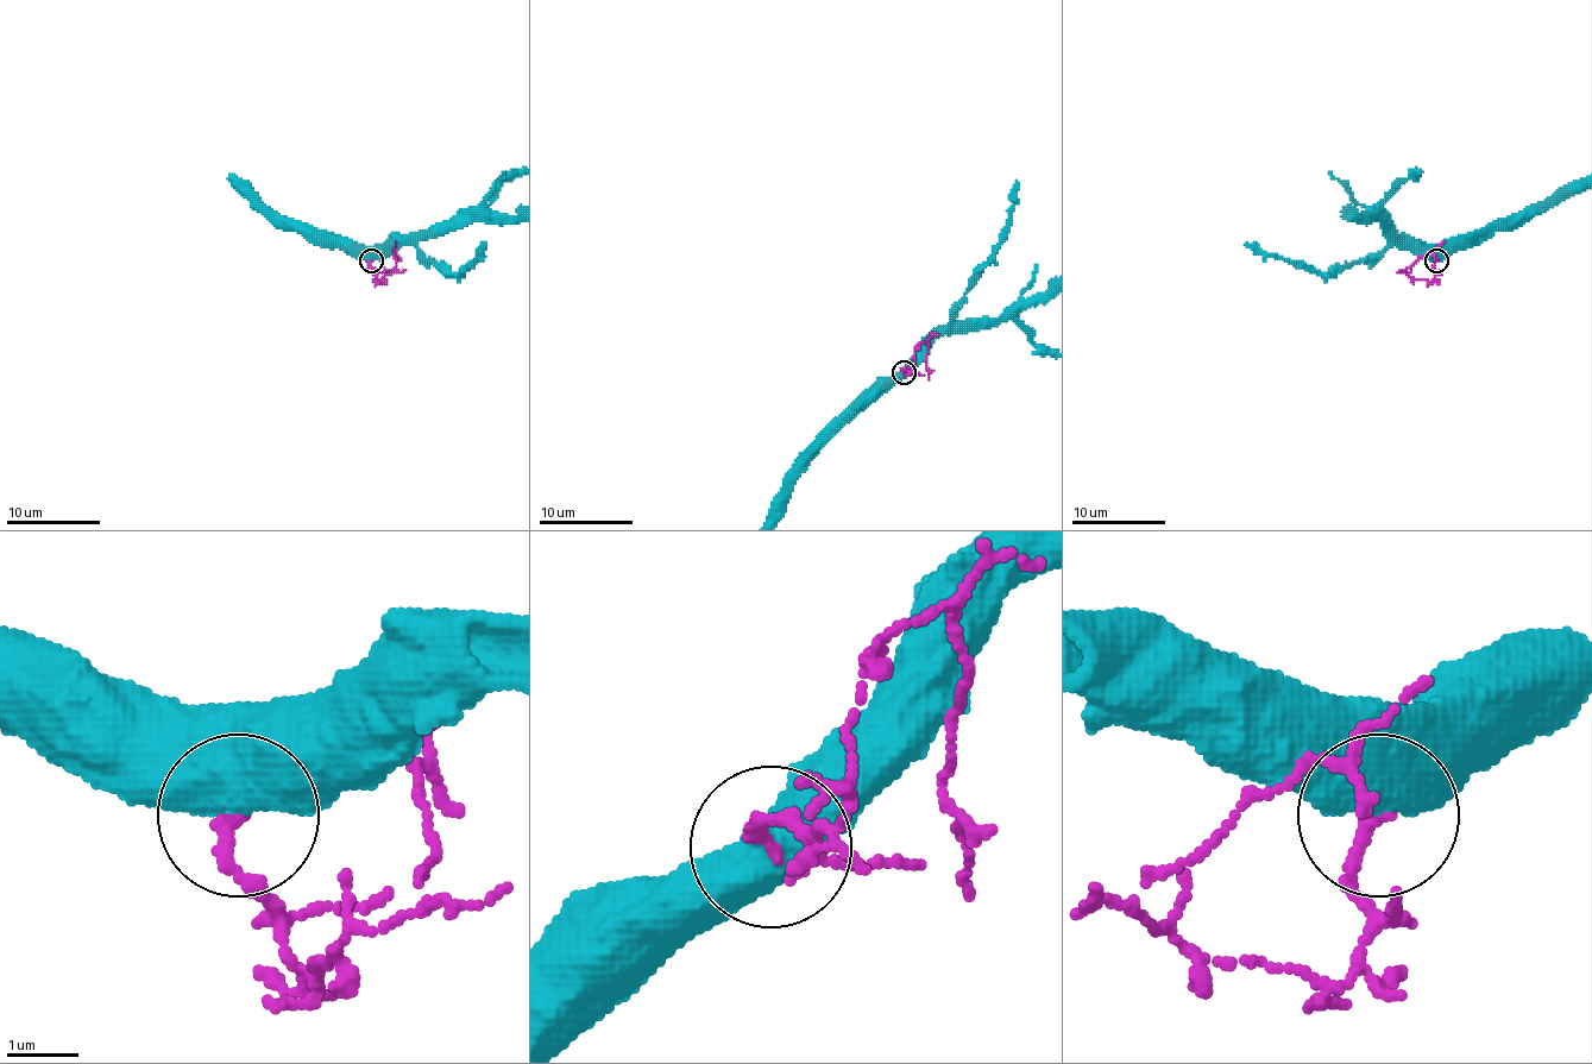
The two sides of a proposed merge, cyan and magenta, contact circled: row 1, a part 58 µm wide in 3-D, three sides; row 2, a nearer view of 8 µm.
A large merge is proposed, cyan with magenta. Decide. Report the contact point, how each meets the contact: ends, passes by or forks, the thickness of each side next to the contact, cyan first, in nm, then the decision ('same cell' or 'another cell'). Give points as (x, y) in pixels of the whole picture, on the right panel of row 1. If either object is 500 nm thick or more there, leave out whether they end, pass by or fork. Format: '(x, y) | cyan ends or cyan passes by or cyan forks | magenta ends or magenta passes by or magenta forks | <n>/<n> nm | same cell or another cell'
(1436, 260) | 800/200 nm | another cell

